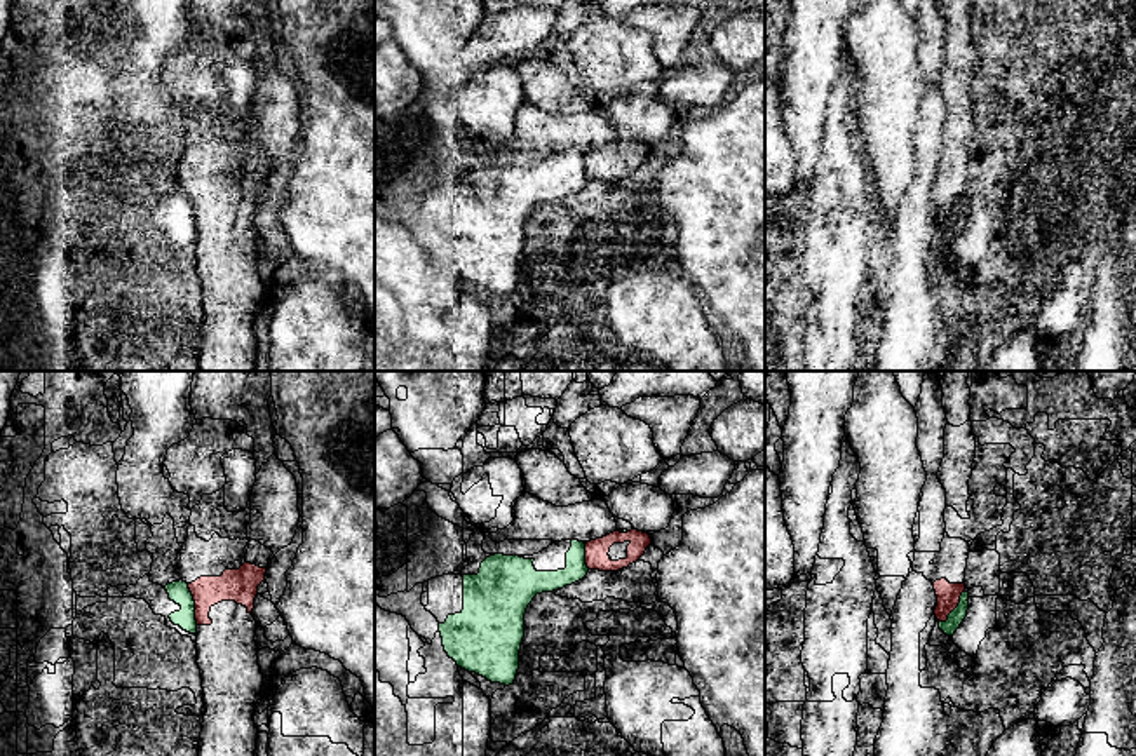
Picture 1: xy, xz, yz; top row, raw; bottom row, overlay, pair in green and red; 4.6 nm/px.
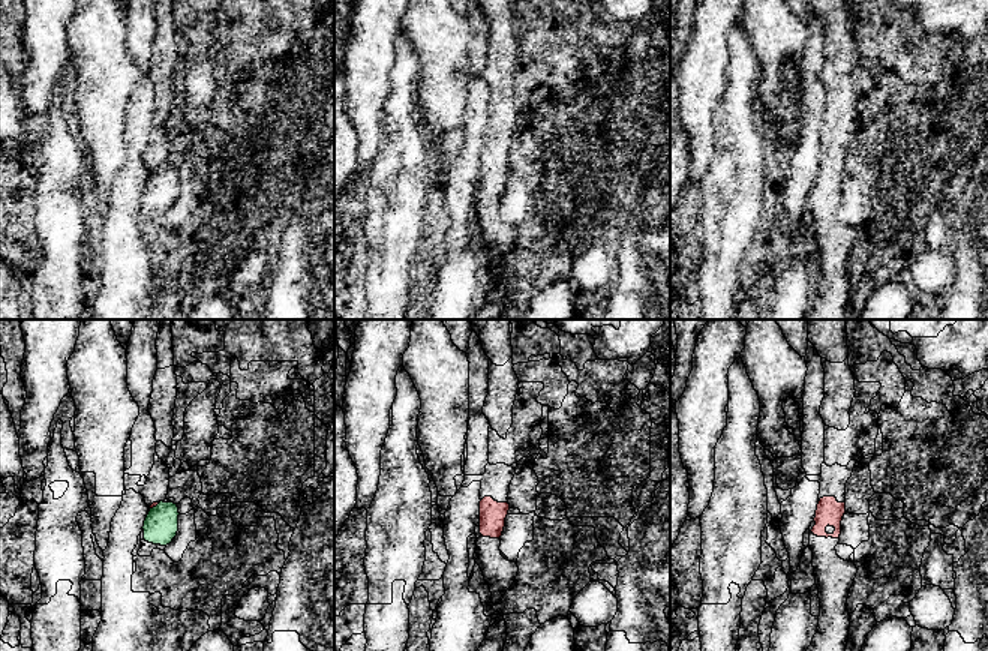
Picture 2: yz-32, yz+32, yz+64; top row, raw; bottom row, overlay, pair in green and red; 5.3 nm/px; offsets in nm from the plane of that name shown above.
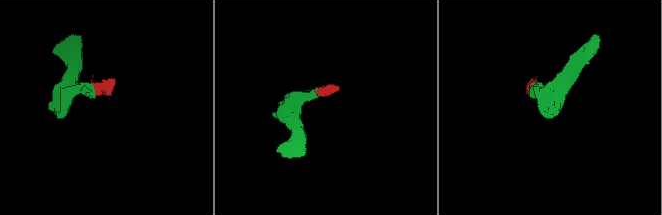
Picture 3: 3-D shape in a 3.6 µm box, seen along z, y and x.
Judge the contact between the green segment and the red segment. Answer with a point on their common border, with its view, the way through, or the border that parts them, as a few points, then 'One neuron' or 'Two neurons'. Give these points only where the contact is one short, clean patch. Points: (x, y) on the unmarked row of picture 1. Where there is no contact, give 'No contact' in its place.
Touches green at xy (194, 215). Boundary: xy (187, 194), (197, 234). Two neurons

